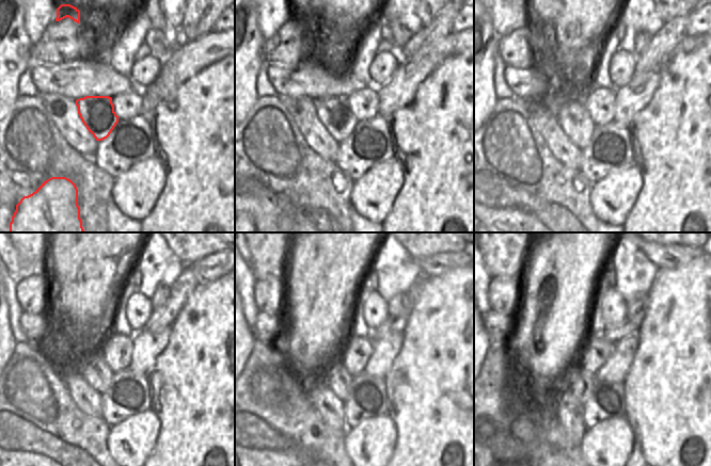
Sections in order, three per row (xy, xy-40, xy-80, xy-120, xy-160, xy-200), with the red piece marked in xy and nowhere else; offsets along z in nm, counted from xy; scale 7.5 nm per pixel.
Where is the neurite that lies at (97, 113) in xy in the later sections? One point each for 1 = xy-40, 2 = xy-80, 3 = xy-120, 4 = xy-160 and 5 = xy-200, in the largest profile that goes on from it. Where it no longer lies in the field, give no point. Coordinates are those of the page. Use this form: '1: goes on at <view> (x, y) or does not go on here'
1: goes on at xy-40 (334, 113)
2: goes on at xy-80 (571, 114)
3: goes on at xy-120 (90, 353)
4: goes on at xy-160 (332, 369)
5: goes on at xy-200 (577, 371)

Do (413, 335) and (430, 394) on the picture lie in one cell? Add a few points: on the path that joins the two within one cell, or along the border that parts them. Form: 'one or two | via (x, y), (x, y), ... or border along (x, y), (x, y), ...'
one | via (428, 350), (430, 352), (430, 379)

